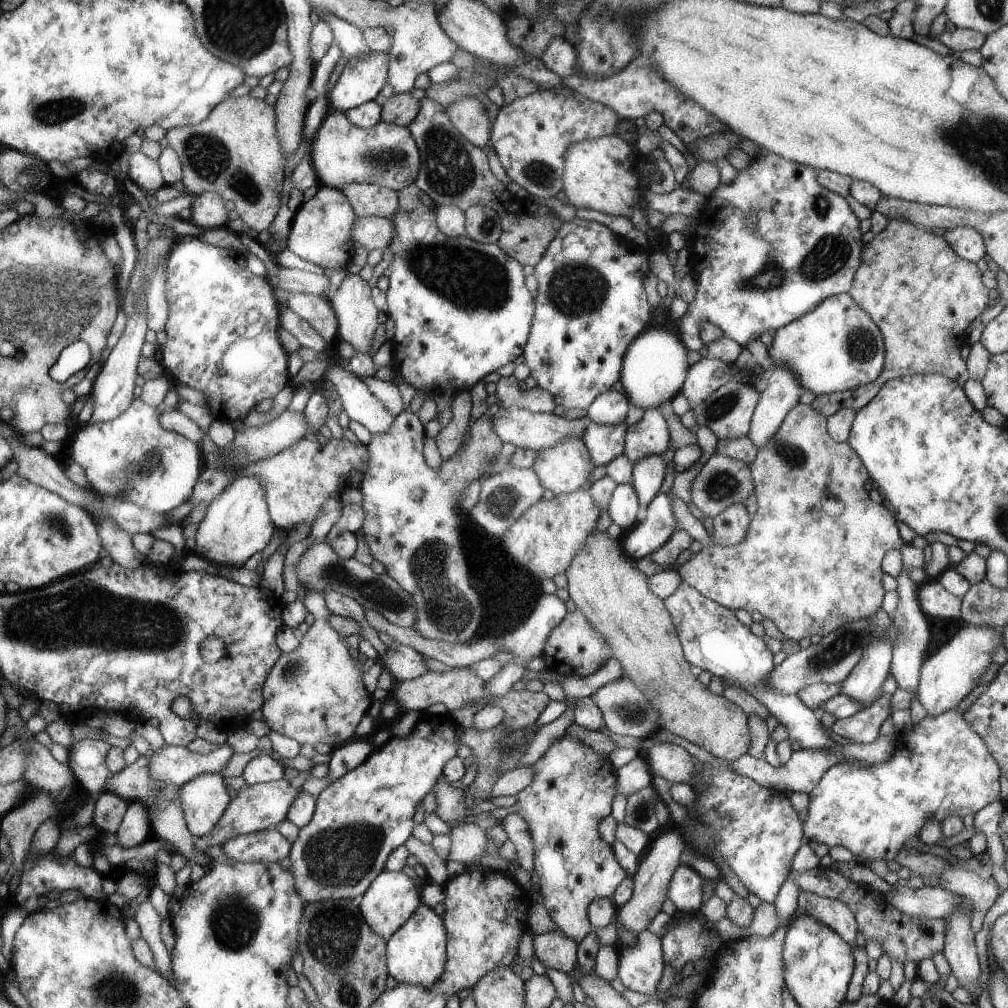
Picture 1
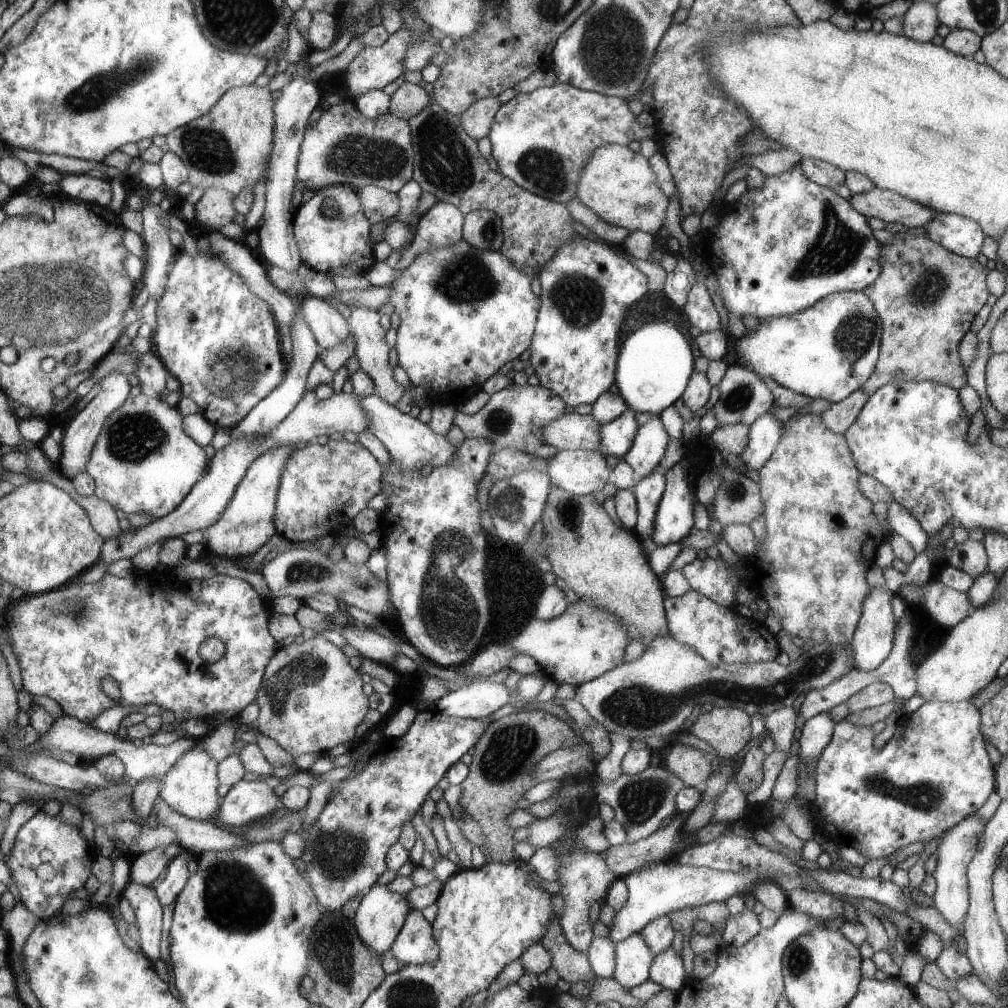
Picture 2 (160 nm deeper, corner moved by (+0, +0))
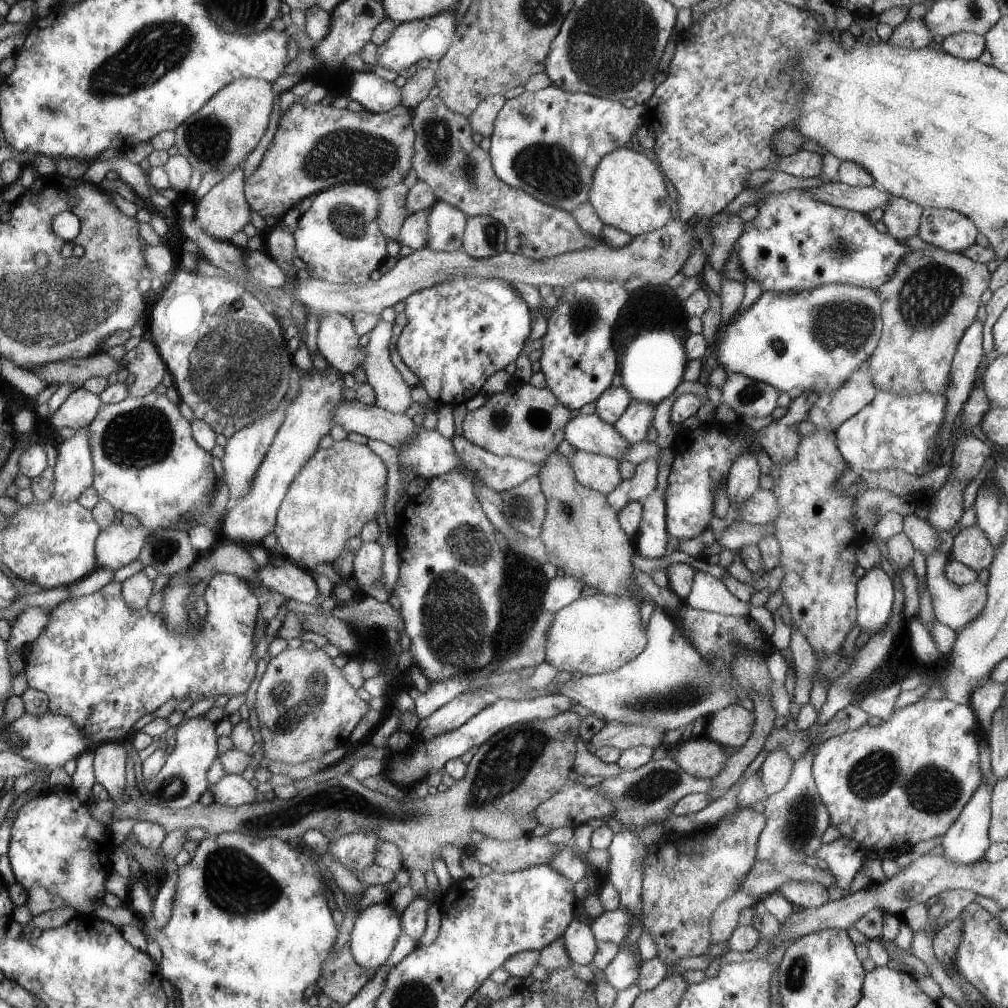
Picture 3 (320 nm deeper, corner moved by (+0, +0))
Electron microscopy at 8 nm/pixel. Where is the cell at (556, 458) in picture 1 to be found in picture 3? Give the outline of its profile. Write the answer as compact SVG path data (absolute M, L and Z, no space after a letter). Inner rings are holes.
M576 451L569 459L579 481L593 491L607 495L622 484L621 462L618 459L596 456L586 451Z

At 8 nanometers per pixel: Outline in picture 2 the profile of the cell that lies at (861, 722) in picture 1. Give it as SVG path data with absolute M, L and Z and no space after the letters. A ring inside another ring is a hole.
M930 701L924 703L916 712L905 714L906 722L897 723L897 729L883 747L875 747L875 734L872 727L857 727L847 723L845 720L840 721L833 728L832 740L827 747L821 752L817 765L815 766L815 787L814 787L814 806L818 808L820 819L818 821L819 831L825 837L832 838L838 843L848 844L857 848L866 858L886 858L896 852L898 848L914 842L922 842L924 847L930 841L938 841L941 836L950 830L960 820L968 815L974 815L981 806L984 806L988 800L989 794L995 790L996 781L994 778L994 764L990 763L988 752L984 747L984 736L981 731L981 714L972 701L957 703L943 703L940 701Z

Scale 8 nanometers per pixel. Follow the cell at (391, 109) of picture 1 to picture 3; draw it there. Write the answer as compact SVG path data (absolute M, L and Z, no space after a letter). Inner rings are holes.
M435 66L412 70L411 76L401 88L401 104L412 111L416 105L429 97L430 90L437 85Z

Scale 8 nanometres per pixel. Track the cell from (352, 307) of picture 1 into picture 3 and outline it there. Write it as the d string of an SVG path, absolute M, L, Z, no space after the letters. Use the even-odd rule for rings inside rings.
M381 320L369 333L370 340L365 348L367 360L365 361L364 370L367 376L367 383L375 392L375 405L395 415L404 415L410 410L414 402L410 387L406 384L396 366L392 364L392 359L390 358L389 346L390 340L392 340L392 324Z

